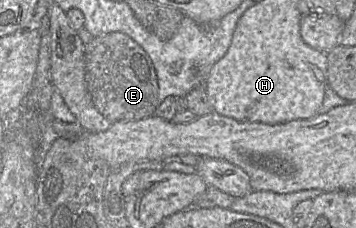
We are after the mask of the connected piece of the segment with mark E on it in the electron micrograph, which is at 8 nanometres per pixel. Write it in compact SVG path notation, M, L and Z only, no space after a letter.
M122 32L95 37L85 45L85 80L92 102L111 123L140 120L155 115L158 81L147 52Z

